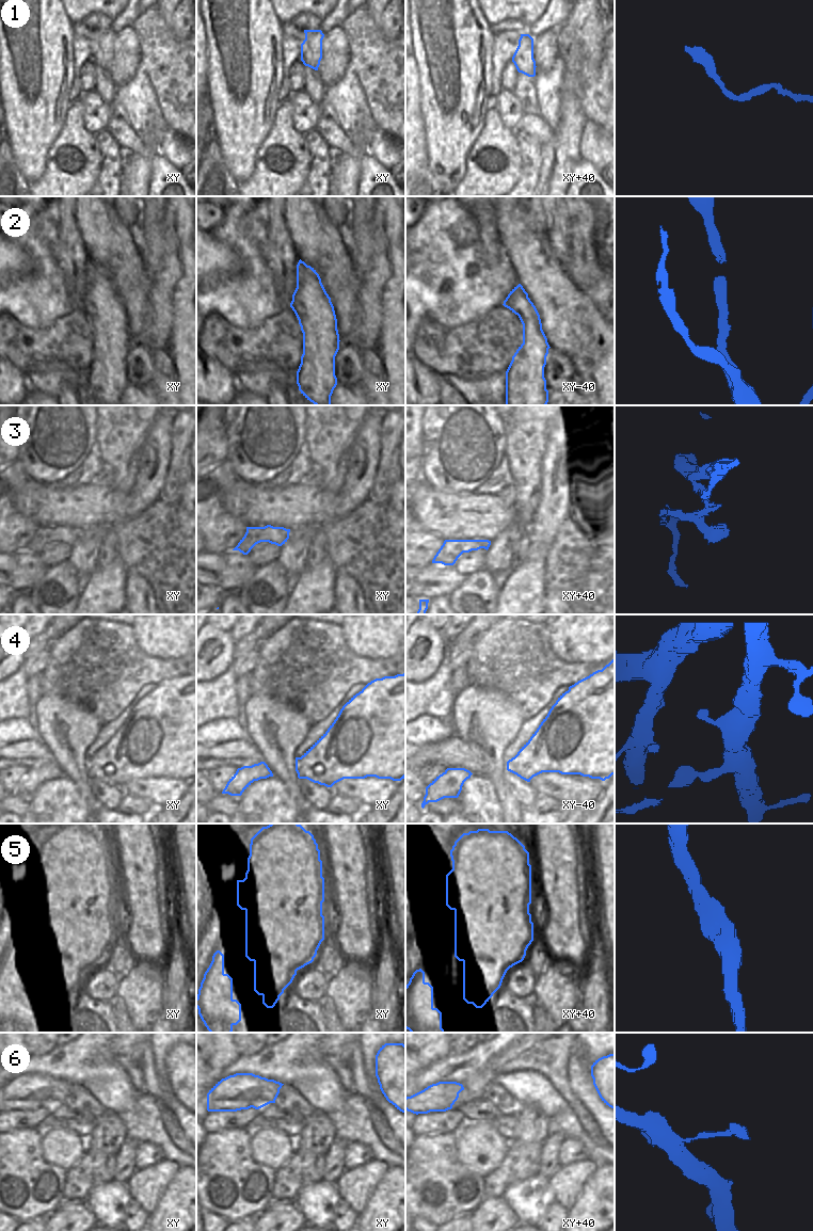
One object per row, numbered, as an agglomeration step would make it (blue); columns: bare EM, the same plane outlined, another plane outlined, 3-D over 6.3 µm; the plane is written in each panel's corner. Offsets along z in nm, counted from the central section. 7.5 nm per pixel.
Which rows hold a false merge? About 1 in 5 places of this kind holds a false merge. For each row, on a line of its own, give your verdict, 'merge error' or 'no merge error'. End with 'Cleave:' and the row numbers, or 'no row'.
1: no merge error
2: no merge error
3: no merge error
4: no merge error
5: no merge error
6: no merge error
Cleave: no row

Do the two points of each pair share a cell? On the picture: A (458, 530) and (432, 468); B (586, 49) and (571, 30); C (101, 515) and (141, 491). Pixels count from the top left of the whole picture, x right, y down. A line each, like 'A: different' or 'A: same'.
A: different
B: same
C: different

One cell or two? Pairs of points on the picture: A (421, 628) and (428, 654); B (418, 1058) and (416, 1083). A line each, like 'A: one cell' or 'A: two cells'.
A: one cell
B: two cells

